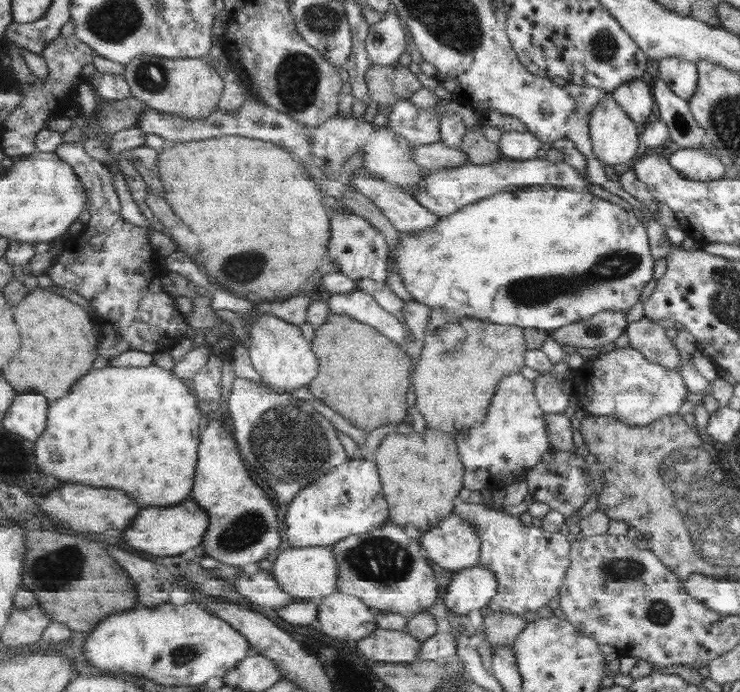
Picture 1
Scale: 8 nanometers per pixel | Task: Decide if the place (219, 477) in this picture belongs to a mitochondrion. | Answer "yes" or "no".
no

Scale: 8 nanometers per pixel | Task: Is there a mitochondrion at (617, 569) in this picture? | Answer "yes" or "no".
yes

